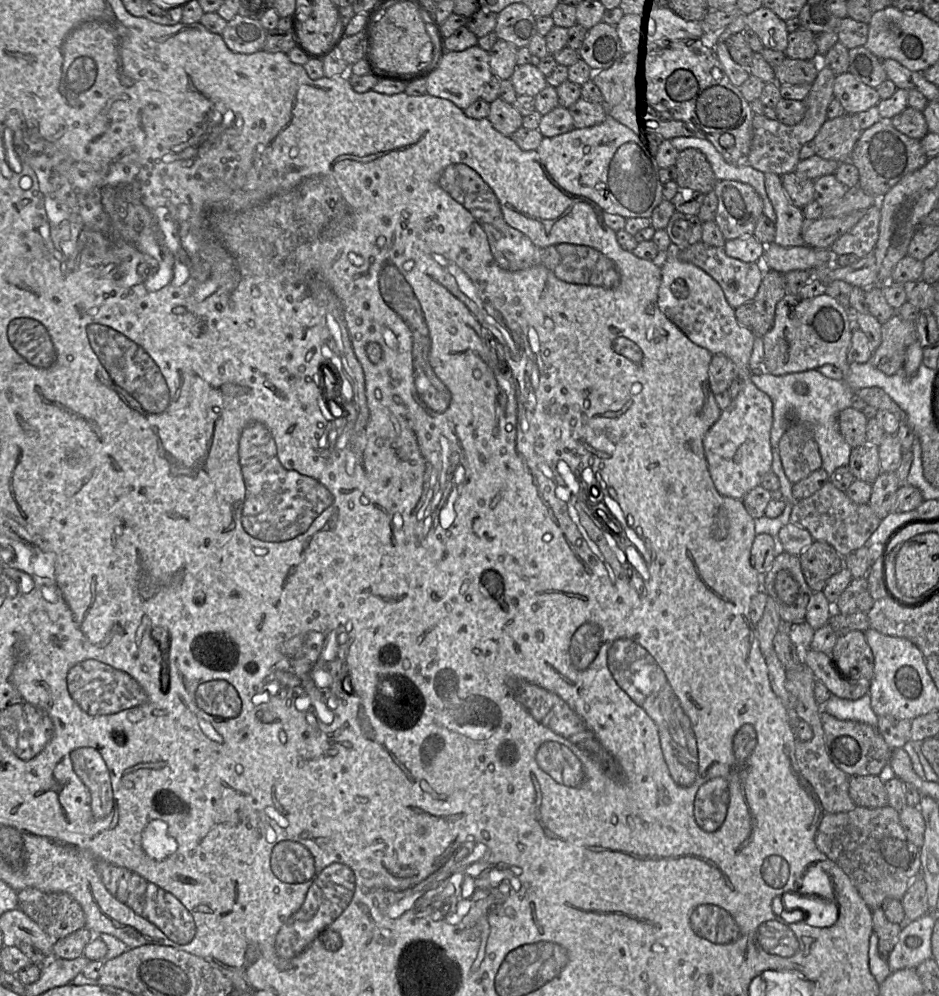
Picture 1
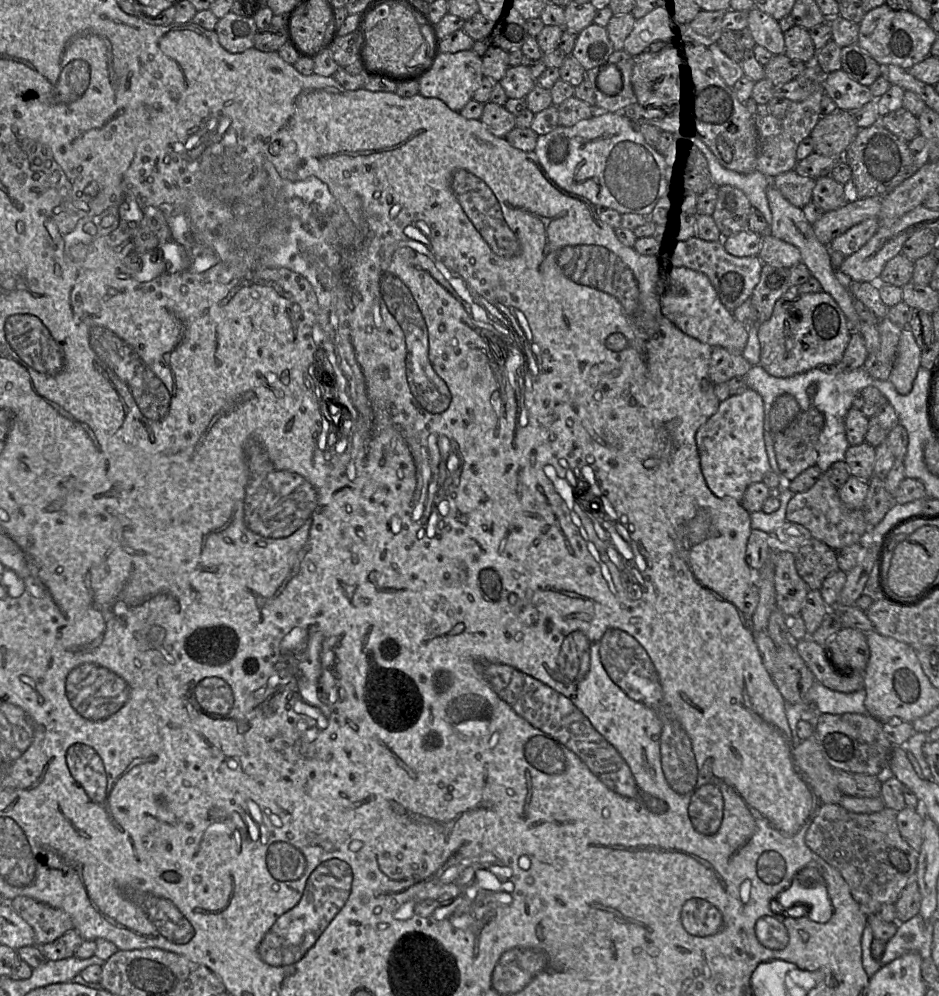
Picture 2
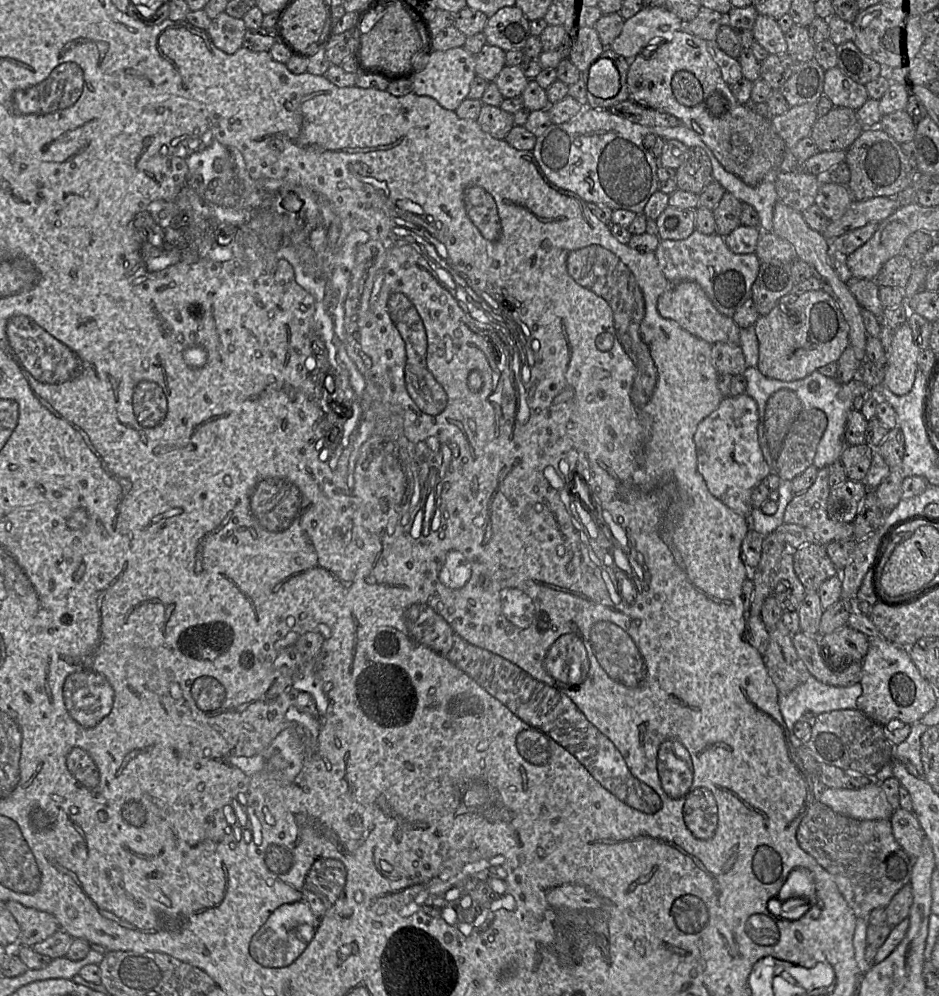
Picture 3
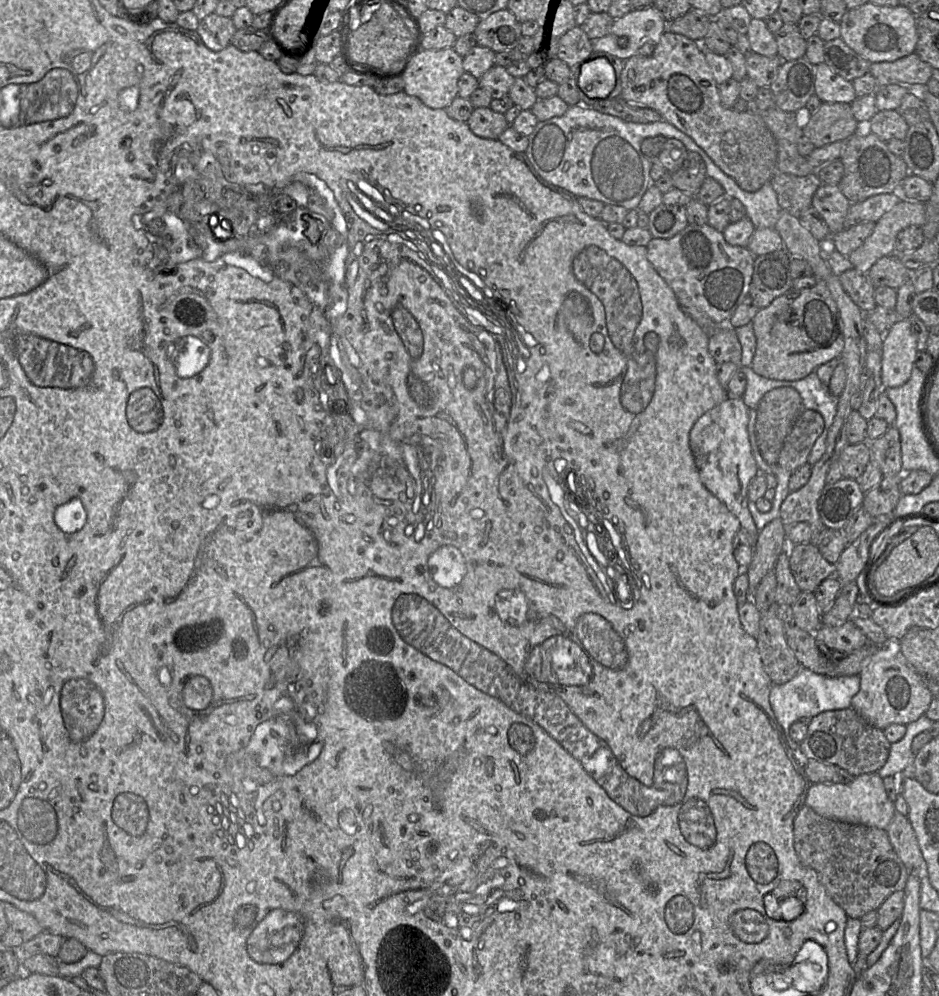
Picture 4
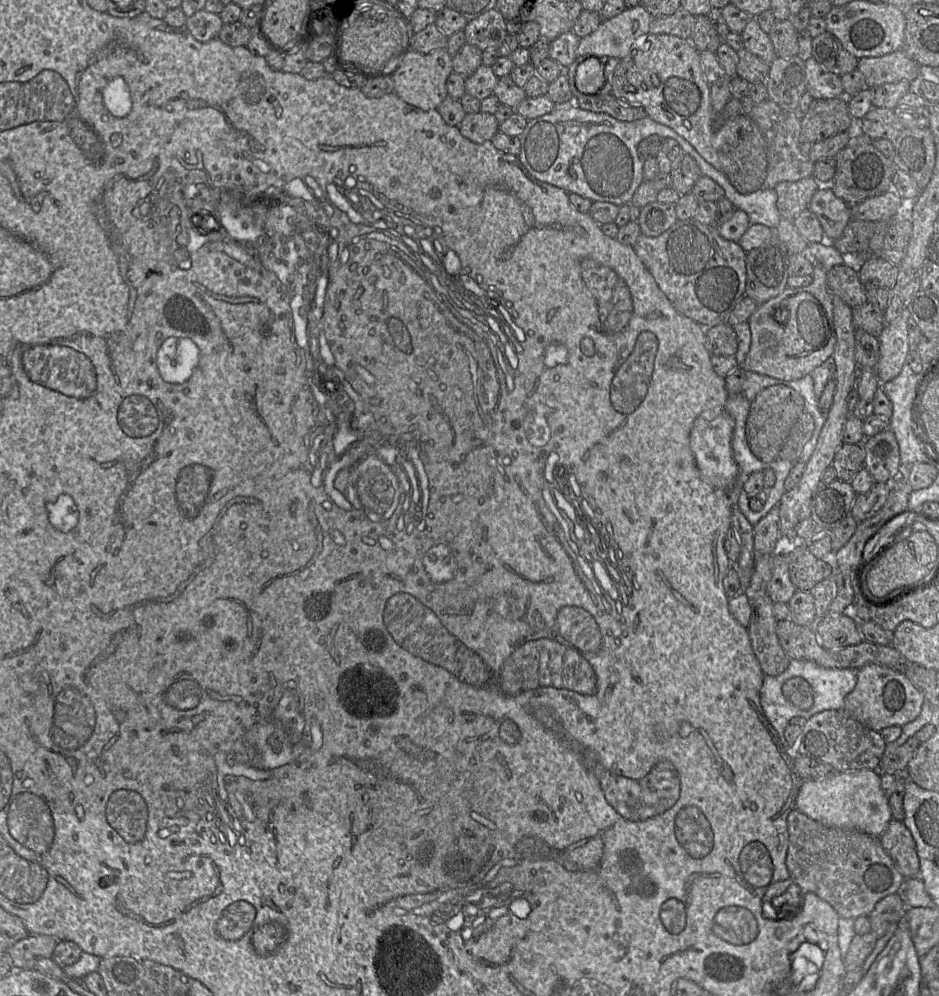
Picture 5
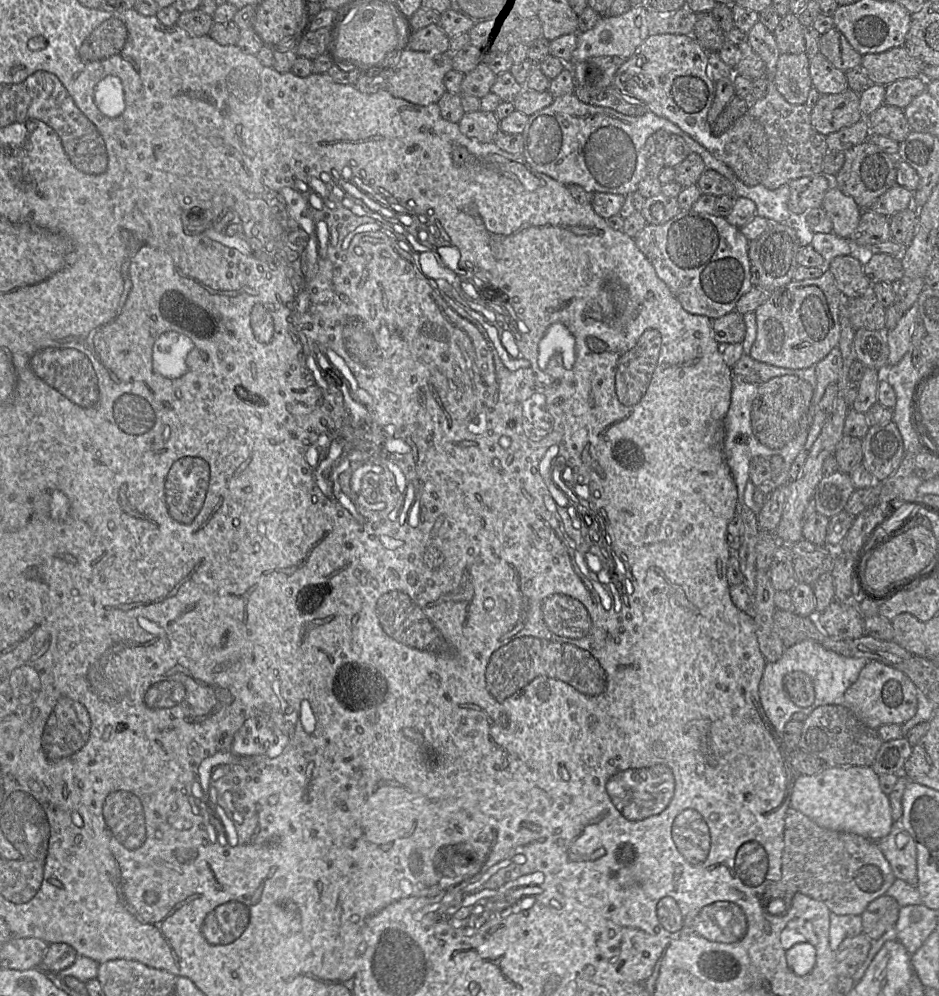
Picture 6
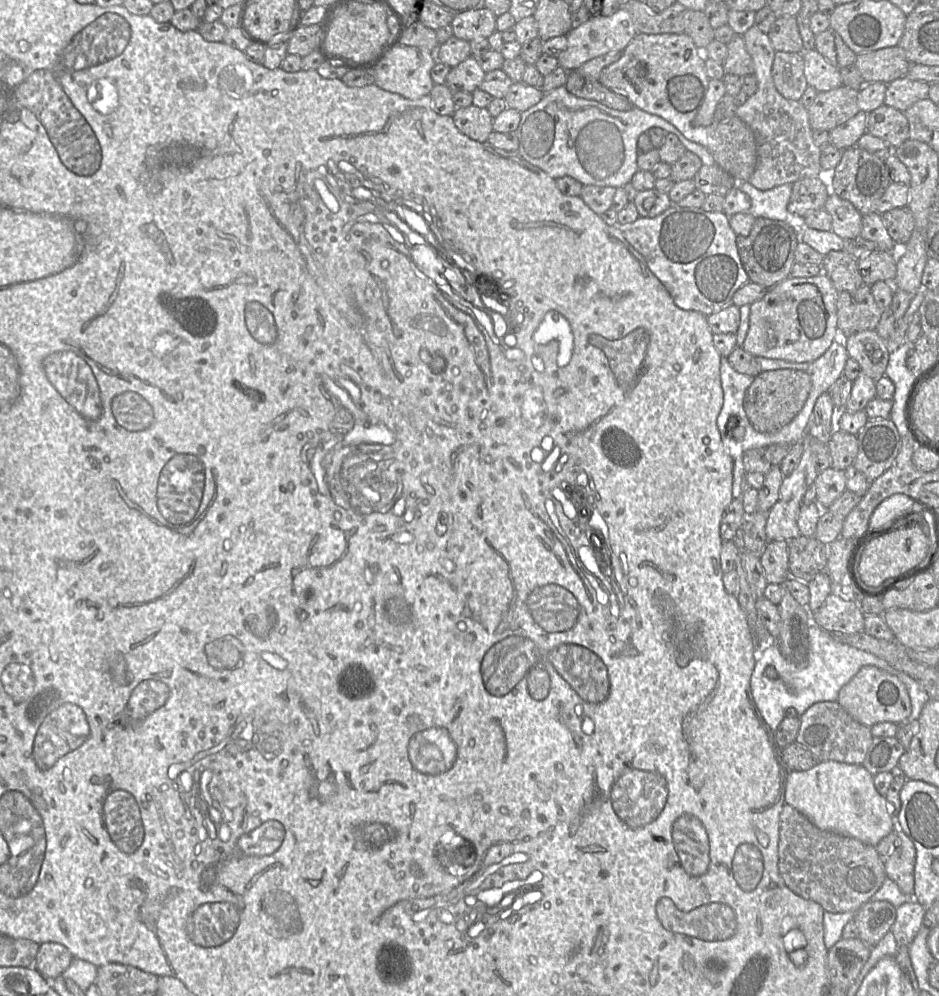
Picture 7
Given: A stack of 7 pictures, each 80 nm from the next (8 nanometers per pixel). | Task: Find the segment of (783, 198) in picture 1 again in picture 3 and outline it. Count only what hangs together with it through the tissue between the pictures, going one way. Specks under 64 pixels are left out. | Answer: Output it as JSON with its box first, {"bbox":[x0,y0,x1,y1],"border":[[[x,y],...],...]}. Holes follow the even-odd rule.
{"bbox":[772,200,868,363],"border":[[[779,200],[776,202],[773,210],[772,232],[787,240],[793,246],[797,259],[806,262],[810,266],[812,275],[821,284],[821,289],[828,293],[836,302],[849,326],[849,345],[853,348],[856,358],[863,363],[866,359],[868,334],[861,315],[862,307],[850,292],[846,283],[838,277],[834,269],[831,242],[822,233],[812,229],[804,220],[801,212],[790,208]]]}

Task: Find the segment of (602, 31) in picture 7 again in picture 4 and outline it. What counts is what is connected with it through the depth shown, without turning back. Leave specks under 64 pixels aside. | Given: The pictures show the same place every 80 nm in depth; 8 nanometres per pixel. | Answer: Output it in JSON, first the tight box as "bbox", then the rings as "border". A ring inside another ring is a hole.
{"bbox":[592,6,667,60],"border":[[[654,6],[633,9],[614,21],[609,33],[592,40],[594,53],[605,53],[627,60],[645,45],[658,44],[667,21]]]}

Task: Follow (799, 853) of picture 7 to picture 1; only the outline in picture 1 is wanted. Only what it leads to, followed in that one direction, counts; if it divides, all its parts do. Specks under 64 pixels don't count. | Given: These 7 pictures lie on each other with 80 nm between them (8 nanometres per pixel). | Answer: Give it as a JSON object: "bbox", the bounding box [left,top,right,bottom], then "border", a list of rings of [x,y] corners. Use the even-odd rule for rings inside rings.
{"bbox":[814,805,921,910],"border":[[[888,805],[879,808],[856,806],[847,812],[825,813],[814,841],[817,849],[847,874],[871,910],[880,908],[887,899],[901,901],[911,881],[921,872],[920,848],[907,838],[900,824],[899,812]]]}

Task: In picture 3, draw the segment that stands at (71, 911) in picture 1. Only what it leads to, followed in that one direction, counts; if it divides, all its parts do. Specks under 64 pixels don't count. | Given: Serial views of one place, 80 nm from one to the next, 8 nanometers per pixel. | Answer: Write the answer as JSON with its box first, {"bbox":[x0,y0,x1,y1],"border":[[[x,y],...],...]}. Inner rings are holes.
{"bbox":[4,900,60,947],"border":[[[13,900],[4,903],[20,927],[18,945],[32,947],[60,930],[57,919],[48,912],[26,907]]]}

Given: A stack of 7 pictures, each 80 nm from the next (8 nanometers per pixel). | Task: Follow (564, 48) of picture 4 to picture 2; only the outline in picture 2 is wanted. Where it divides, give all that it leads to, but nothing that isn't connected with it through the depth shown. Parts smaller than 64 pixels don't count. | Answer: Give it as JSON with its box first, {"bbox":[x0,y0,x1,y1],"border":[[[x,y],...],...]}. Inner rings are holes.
{"bbox":[570,24,614,72],"border":[[[591,24],[577,35],[570,56],[587,72],[608,63],[613,52],[614,47],[609,39],[606,27]]]}

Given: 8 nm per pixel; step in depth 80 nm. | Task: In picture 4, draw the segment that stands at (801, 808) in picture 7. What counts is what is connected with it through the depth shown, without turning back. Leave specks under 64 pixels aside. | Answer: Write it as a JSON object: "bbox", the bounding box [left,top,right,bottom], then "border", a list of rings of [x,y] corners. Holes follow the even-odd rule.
{"bbox":[804,772,895,829],"border":[[[876,772],[855,776],[847,784],[810,783],[804,805],[826,818],[880,829],[888,826],[895,813],[893,801],[887,797],[883,780]]]}

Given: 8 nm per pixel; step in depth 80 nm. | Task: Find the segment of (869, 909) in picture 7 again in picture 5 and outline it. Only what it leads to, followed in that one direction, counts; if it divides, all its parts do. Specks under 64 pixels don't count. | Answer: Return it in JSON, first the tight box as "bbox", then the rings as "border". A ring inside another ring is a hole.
{"bbox":[869,893,906,936],"border":[[[895,893],[886,896],[875,905],[869,914],[870,933],[883,936],[894,923],[898,923],[905,914],[906,906],[901,897]]]}

